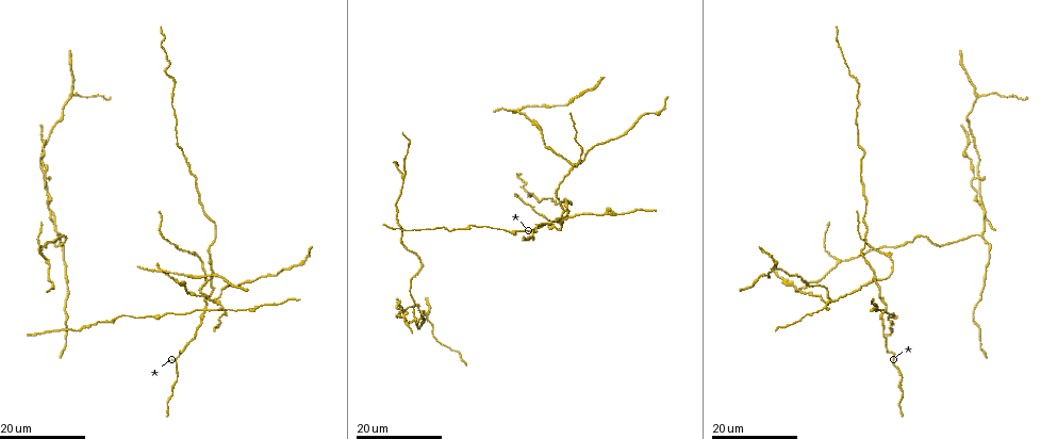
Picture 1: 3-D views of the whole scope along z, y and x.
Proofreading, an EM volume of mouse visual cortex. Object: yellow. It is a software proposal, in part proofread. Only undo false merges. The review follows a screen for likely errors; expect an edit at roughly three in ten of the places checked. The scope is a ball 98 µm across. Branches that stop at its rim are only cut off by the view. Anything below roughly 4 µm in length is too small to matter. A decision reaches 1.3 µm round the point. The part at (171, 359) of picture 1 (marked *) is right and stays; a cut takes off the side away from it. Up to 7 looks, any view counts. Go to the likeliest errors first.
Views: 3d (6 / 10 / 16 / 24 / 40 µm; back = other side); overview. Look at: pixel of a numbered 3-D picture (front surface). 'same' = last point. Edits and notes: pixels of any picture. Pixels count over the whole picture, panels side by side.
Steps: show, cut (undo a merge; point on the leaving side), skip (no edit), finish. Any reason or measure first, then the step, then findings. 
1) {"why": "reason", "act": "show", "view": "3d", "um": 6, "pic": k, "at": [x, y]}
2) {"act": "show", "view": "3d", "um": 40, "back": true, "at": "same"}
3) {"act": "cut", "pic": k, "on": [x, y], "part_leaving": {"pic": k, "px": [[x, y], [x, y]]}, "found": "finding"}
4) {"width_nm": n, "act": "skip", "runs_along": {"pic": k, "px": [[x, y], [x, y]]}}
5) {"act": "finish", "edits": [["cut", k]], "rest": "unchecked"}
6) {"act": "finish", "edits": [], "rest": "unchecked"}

{"why": "four arms meet", "act": "show", "view": "3d", "um": 24, "pic": 1, "at": [886, 309]}

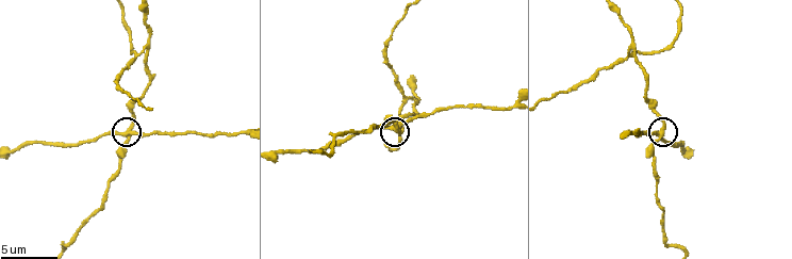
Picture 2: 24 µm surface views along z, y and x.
{"act": "show", "view": "3d", "um": 10, "pic": 2, "at": [659, 131]}

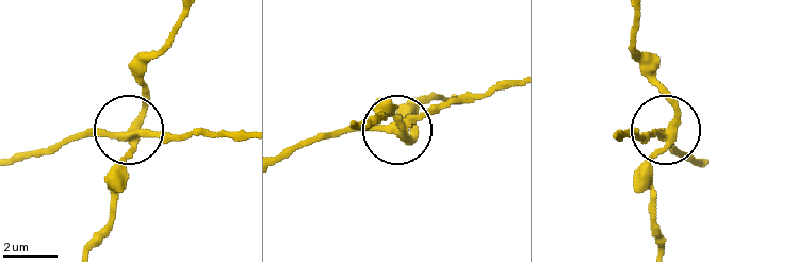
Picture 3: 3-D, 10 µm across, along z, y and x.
{"side_arm_um": 83, "arms": 4, "act": "cut", "pic": 3, "on": [169, 132], "found": "a second neuron is stuck on"}

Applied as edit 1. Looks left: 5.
{"act": "show", "view": "overview"}

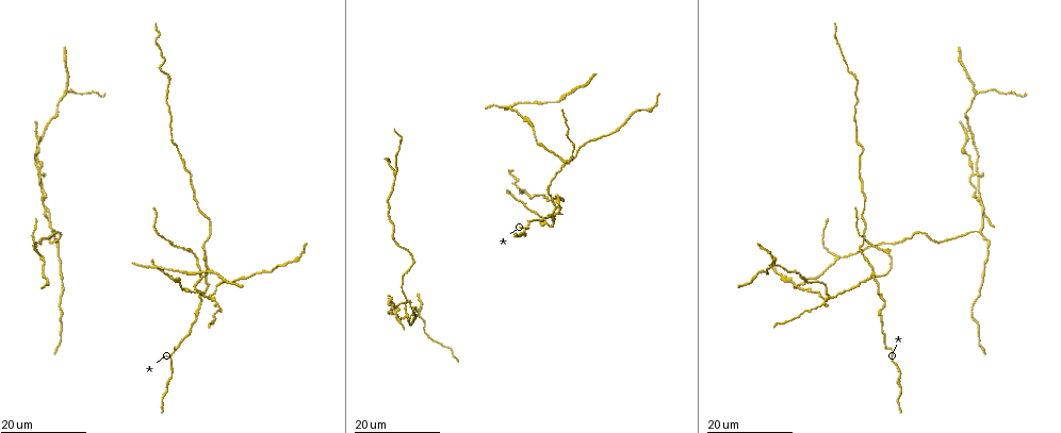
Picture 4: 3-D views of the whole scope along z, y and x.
{"why": "three-way junction", "act": "show", "view": "3d", "um": 16, "pic": 4, "at": [40, 256]}

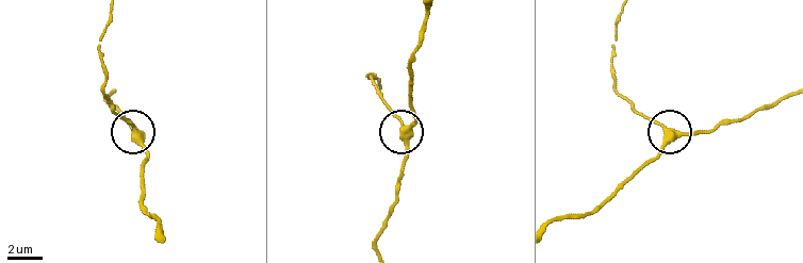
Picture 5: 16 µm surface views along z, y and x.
{"act": "show", "view": "3d", "um": 6, "pic": 5, "at": [136, 130]}

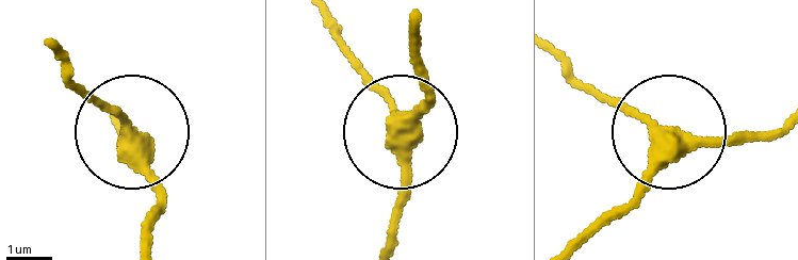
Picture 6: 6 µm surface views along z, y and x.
{"arms": 3, "act": "skip", "found": "continuous, no second neuron"}

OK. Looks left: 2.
{"why": "three-way junction", "act": "show", "view": "3d", "um": 24, "pic": 4, "at": [66, 95]}

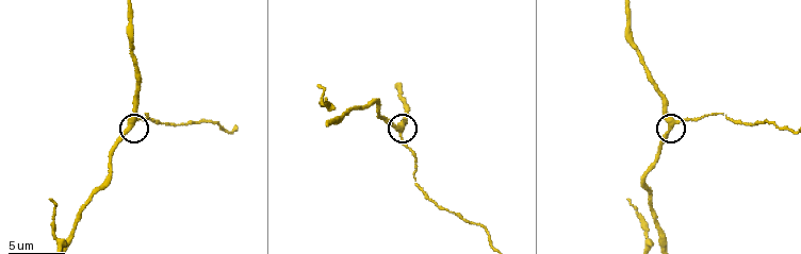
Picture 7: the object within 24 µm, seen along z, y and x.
{"act": "show", "view": "3d", "um": 6, "pic": 7, "at": [676, 124]}

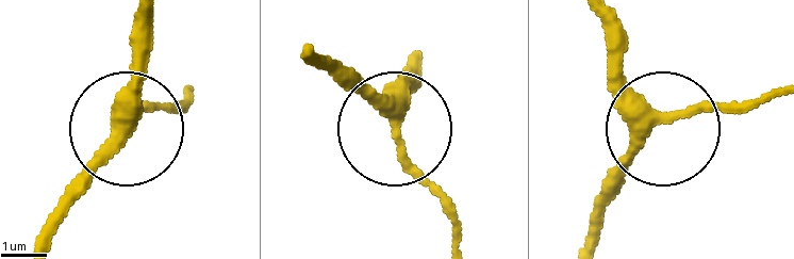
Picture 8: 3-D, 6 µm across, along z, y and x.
{"side_arm_um": 12, "act": "skip", "runs_along": {"pic": 8, "px": [[585, 241], [597, 195], [658, 126], [609, 38]]}, "found": "continuous, no second neuron"}

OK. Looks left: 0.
{"act": "finish", "edits": [["cut", 3]], "rest": "unchecked"}

